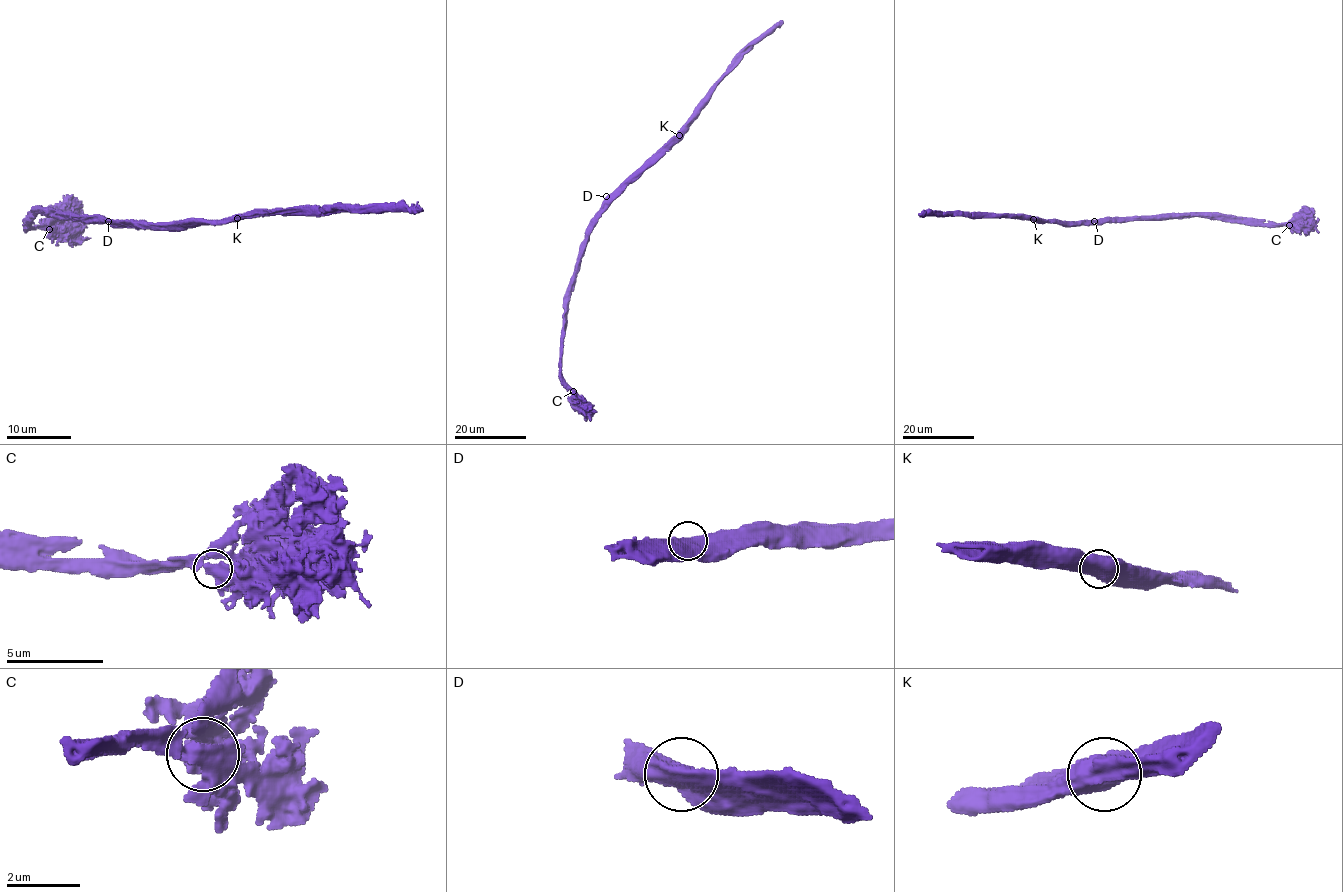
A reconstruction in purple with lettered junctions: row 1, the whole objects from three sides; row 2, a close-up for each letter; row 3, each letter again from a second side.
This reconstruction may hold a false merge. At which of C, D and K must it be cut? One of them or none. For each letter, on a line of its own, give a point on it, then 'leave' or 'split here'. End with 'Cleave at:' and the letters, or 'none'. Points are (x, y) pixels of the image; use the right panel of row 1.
C: at (1289, 225); leave
D: at (1094, 221); leave
K: at (1033, 219); leave
Cleave at: none

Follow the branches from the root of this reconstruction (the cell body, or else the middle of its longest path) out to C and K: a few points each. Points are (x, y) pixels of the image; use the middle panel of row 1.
C: (610, 201), (588, 237), (568, 295), (561, 339), (560, 378), (573, 391)
K: (610, 201), (679, 136)

